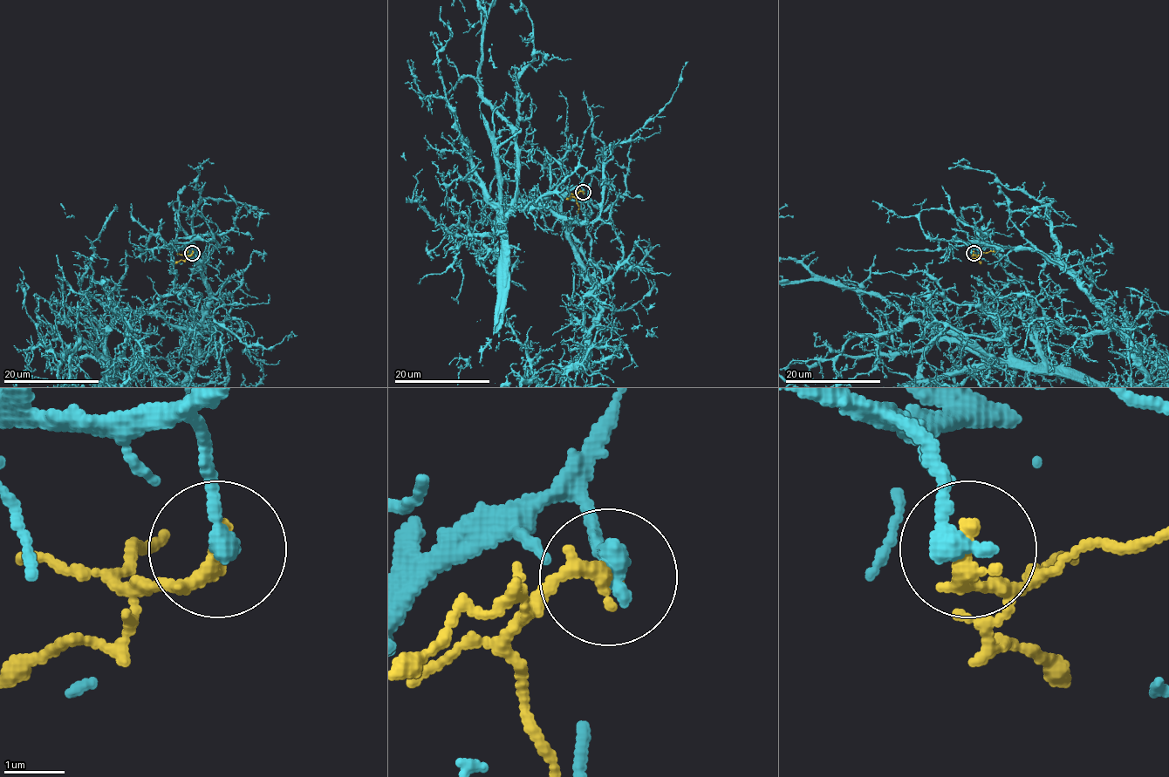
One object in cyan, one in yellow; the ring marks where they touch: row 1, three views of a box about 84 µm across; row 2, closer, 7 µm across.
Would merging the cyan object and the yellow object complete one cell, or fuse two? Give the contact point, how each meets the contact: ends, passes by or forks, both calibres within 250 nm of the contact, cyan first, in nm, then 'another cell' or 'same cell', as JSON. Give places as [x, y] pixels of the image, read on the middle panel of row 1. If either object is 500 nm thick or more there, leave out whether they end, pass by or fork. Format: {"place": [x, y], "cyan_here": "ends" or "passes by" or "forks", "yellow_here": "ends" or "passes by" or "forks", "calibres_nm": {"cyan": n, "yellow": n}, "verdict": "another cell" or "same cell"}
{"place": [583, 192], "cyan_here": "ends", "yellow_here": "ends", "calibres_nm": {"cyan": 380, "yellow": 320}, "verdict": "another cell"}

